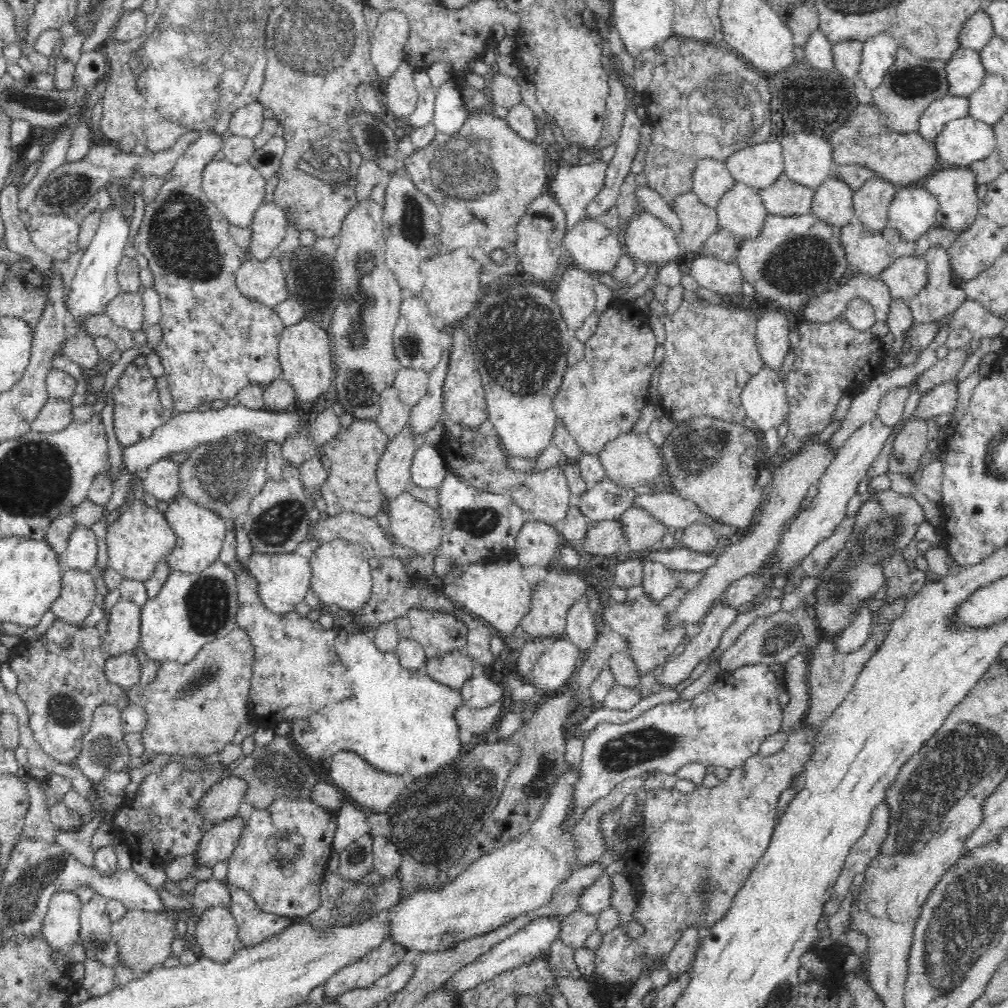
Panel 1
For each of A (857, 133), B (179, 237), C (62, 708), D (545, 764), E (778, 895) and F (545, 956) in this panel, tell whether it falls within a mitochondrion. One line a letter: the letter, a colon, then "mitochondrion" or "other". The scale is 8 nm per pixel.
A: mitochondrion
B: mitochondrion
C: mitochondrion
D: mitochondrion
E: other
F: other

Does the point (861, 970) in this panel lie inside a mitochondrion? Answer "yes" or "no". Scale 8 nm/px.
no

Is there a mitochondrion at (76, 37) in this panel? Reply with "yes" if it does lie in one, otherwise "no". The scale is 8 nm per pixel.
no

